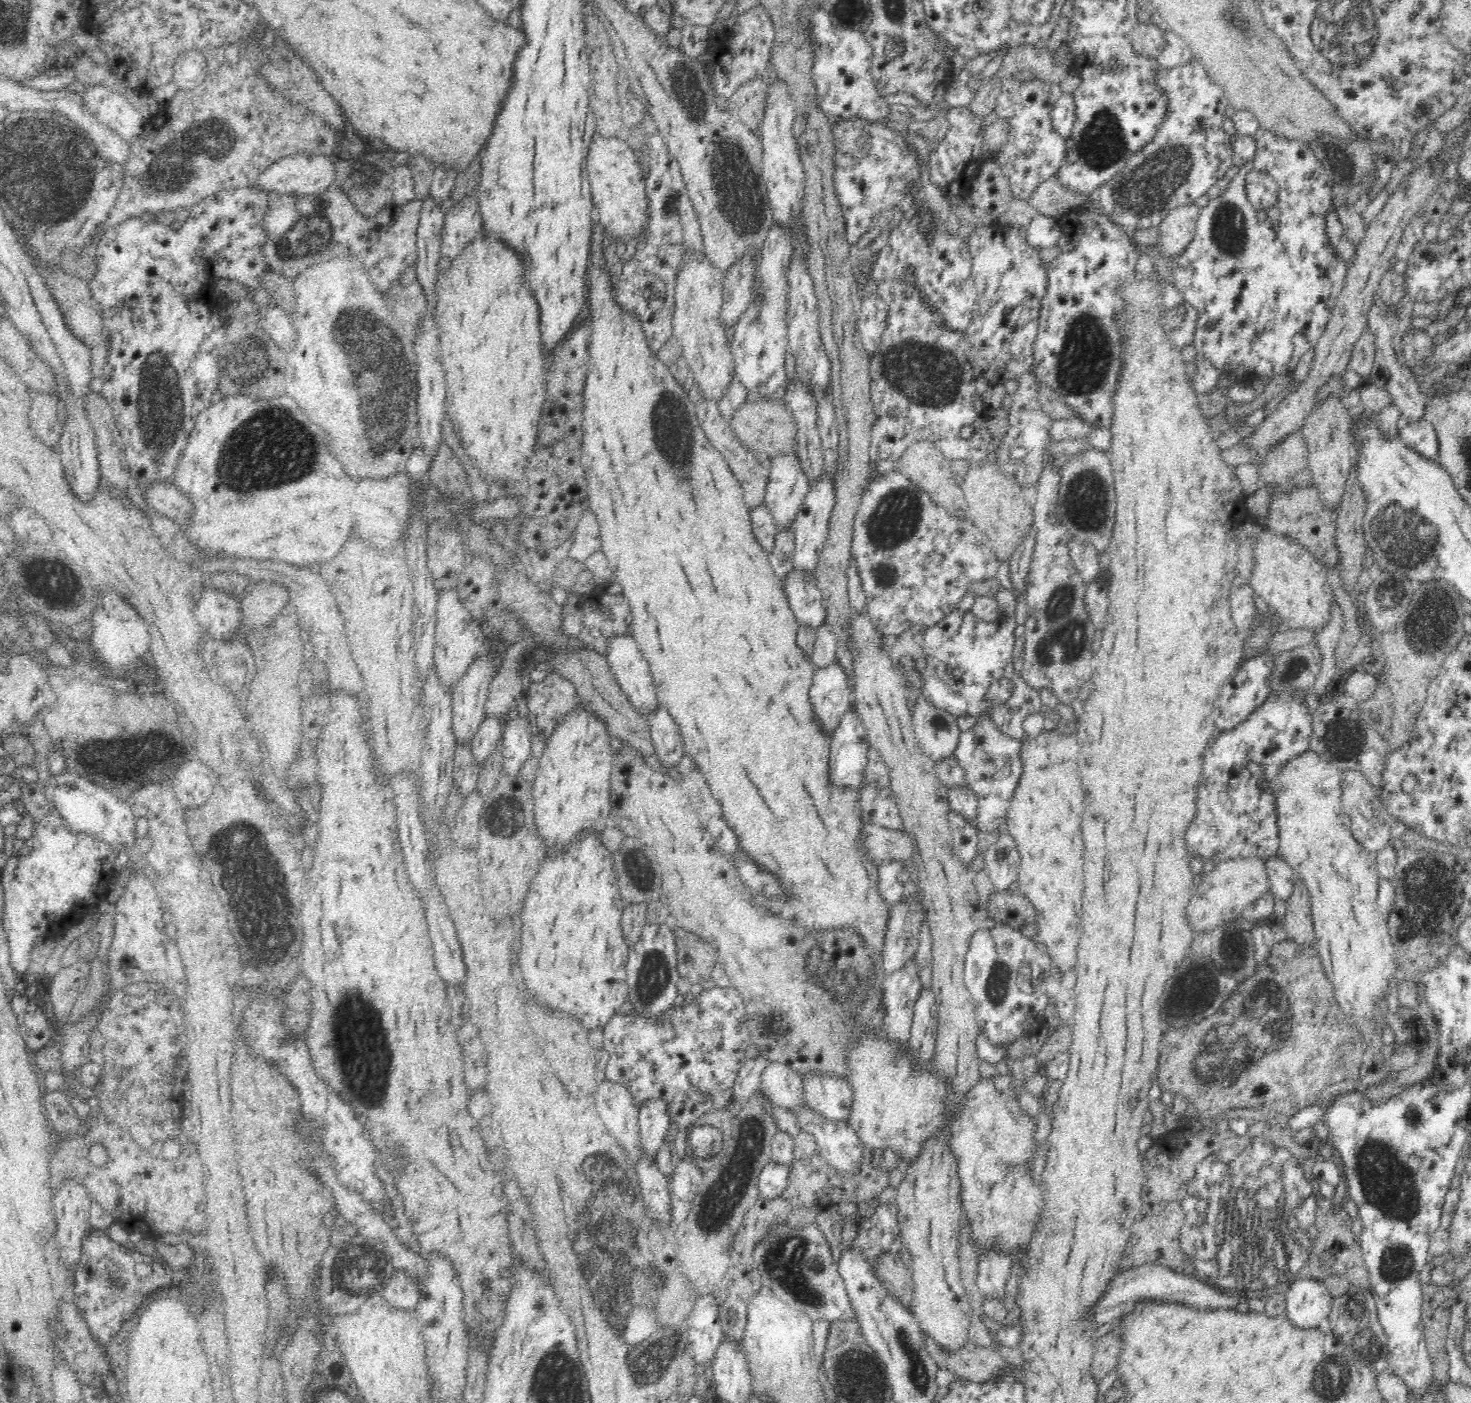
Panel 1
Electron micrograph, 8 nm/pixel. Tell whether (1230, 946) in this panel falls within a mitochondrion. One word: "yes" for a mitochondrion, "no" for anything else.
yes

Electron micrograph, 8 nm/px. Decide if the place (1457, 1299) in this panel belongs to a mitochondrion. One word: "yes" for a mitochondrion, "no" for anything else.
no

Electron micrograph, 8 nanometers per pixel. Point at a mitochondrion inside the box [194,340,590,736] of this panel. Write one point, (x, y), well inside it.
(270, 452)

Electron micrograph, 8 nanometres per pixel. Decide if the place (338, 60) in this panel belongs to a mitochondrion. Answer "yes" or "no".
no

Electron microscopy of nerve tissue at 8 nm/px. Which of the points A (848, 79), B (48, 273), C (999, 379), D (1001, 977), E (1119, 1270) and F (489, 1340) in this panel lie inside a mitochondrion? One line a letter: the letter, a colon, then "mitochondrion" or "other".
A: other
B: other
C: other
D: mitochondrion
E: other
F: other

